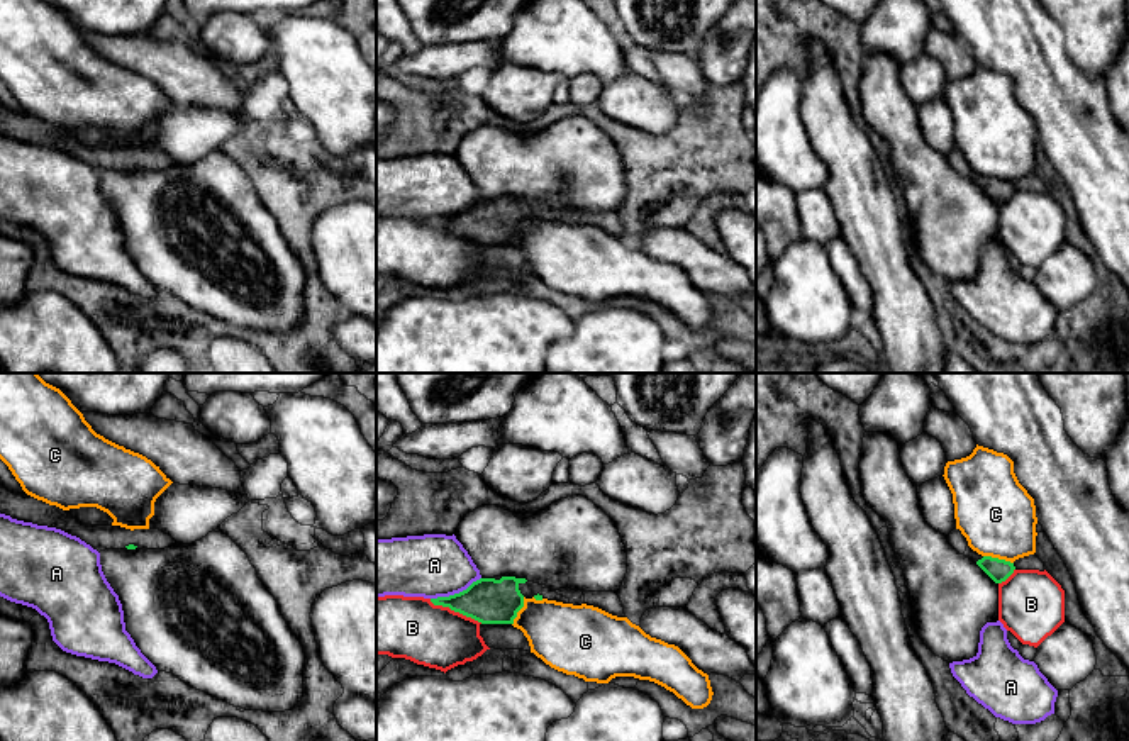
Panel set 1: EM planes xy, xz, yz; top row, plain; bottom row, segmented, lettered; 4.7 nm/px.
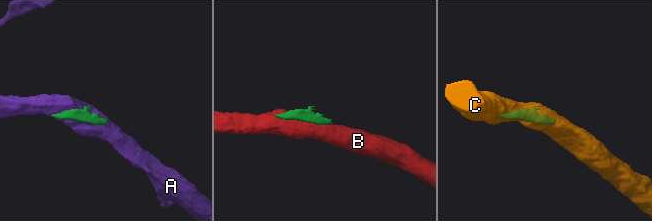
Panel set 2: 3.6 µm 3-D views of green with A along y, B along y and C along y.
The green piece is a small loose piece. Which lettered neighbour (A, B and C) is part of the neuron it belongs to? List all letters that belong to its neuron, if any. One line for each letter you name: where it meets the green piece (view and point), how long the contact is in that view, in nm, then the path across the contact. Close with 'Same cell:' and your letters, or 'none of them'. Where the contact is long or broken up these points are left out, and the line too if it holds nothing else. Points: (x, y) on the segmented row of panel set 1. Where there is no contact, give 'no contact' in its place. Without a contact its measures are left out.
Same cell: none of them

